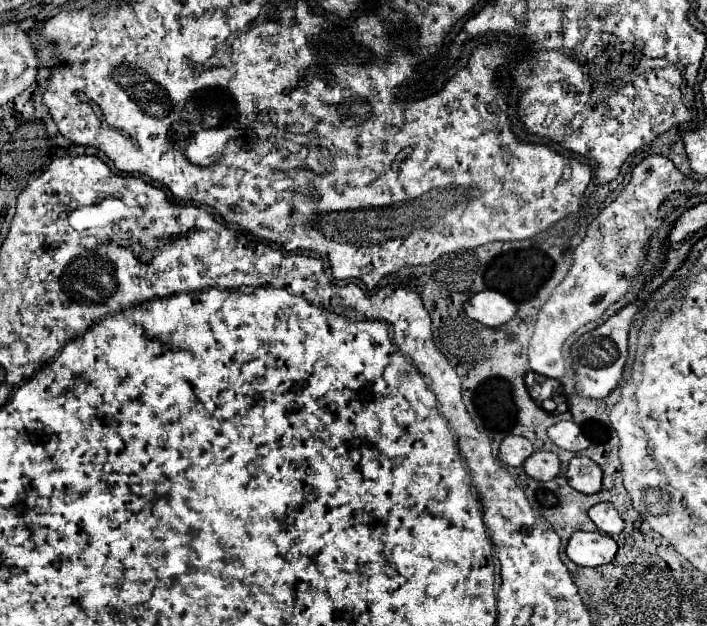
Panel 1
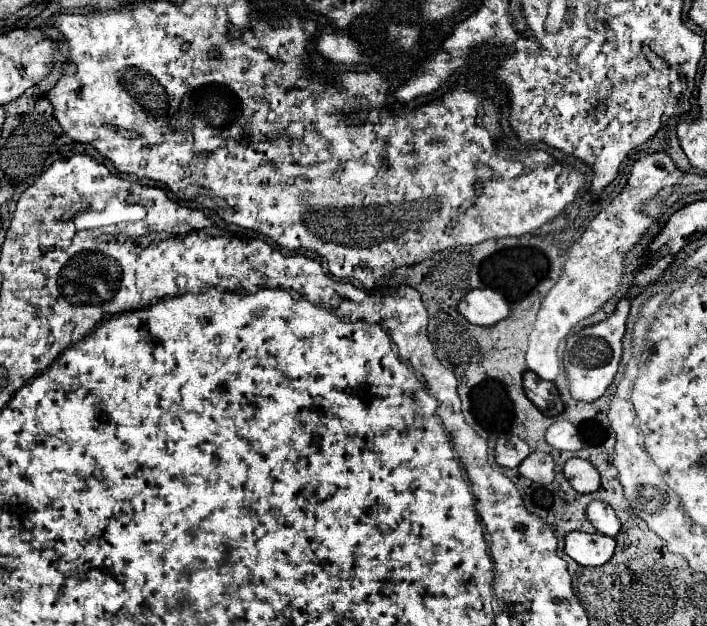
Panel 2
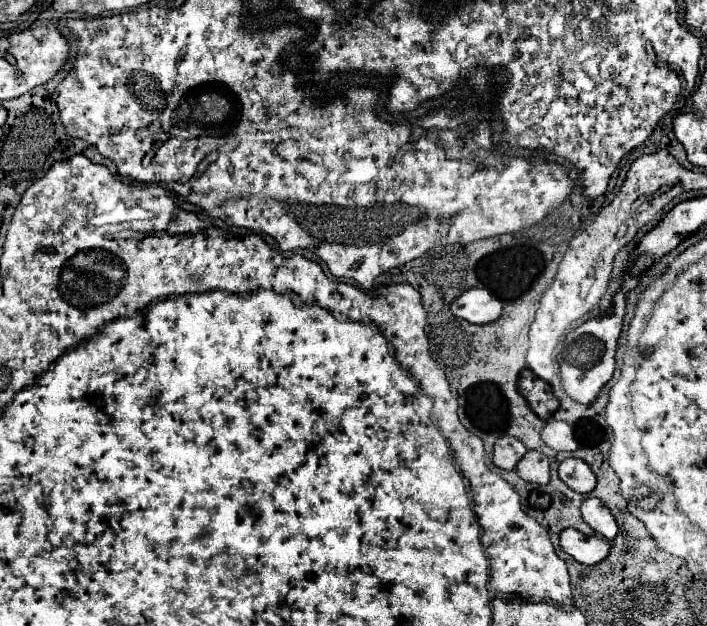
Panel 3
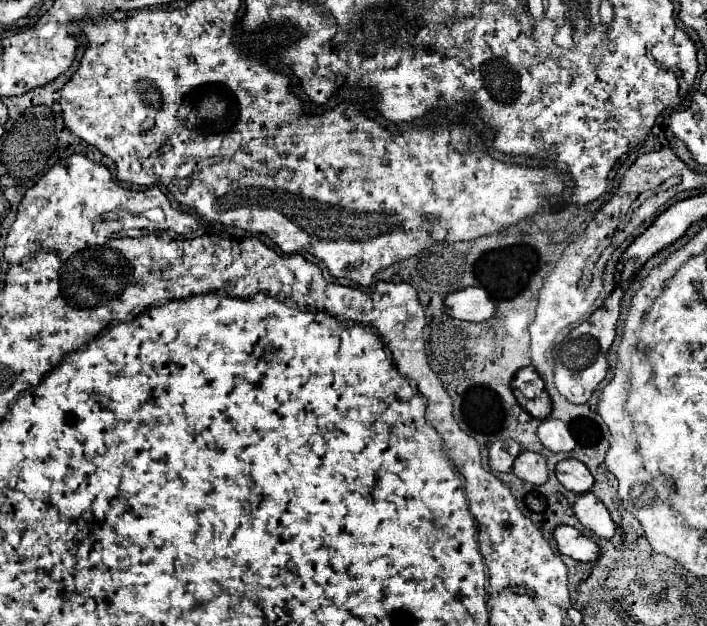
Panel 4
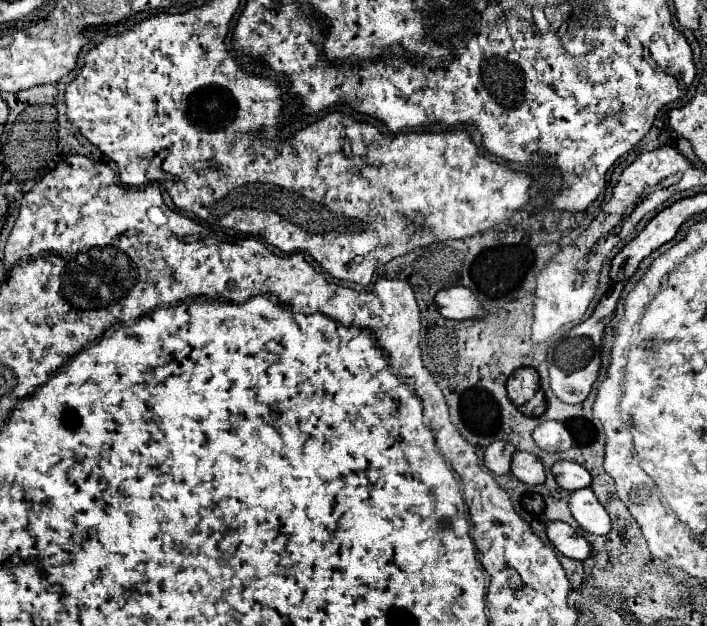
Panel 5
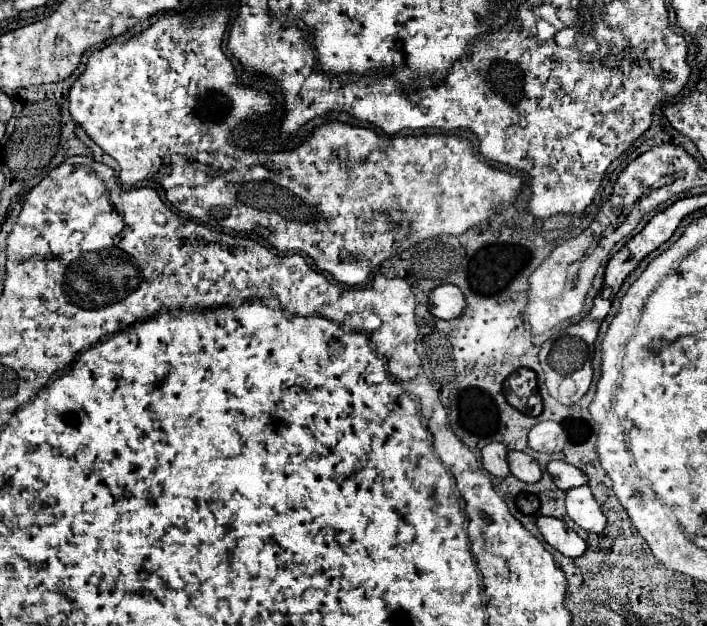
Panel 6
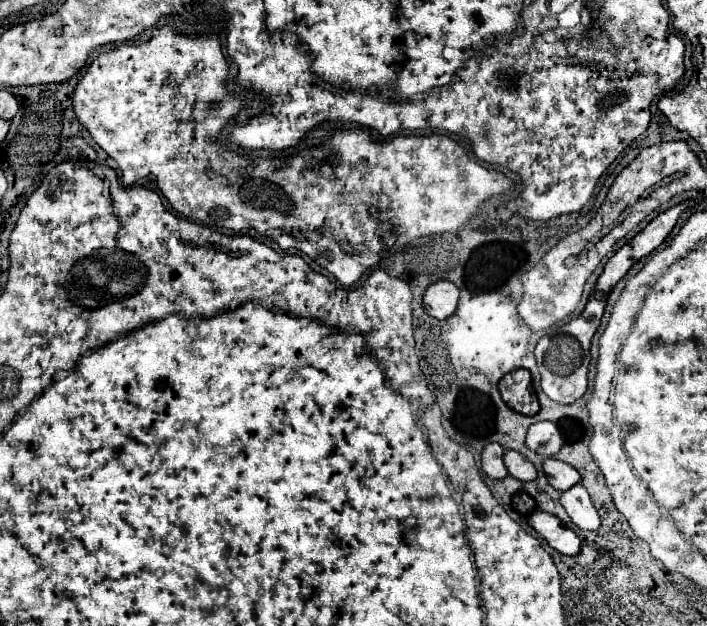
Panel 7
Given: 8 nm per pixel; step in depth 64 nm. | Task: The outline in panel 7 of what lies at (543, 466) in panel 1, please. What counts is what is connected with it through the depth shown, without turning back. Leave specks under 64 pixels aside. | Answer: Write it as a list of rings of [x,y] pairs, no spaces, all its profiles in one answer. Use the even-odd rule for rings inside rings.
[[[506,450],[504,452],[504,464],[506,464],[510,476],[514,476],[522,482],[530,482],[530,480],[538,478],[538,472],[536,472],[534,464],[524,454],[520,454],[516,450]]]

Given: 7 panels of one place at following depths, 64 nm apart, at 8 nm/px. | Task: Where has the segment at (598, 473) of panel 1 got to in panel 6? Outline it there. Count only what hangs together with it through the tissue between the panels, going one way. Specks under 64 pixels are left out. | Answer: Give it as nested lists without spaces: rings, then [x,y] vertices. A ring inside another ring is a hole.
[[[554,460],[554,462],[548,464],[548,472],[552,474],[556,486],[562,488],[562,490],[570,490],[570,488],[576,488],[576,486],[588,484],[588,476],[580,468],[572,466],[568,462]]]

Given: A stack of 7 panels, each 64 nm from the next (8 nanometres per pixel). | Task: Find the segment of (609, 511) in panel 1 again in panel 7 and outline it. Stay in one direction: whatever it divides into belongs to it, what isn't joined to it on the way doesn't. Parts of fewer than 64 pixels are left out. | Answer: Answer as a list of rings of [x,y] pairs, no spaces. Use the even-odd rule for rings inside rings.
[[[582,484],[572,486],[570,490],[562,492],[560,502],[566,510],[566,514],[570,516],[570,520],[584,530],[598,530],[600,528],[600,516],[590,500],[588,490]]]

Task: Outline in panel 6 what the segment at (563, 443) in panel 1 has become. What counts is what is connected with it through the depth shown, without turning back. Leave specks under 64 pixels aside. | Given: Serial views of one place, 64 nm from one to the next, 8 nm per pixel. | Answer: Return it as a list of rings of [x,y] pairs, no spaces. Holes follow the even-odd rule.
[[[540,422],[528,434],[528,444],[538,452],[560,452],[568,444],[568,434],[556,422]]]

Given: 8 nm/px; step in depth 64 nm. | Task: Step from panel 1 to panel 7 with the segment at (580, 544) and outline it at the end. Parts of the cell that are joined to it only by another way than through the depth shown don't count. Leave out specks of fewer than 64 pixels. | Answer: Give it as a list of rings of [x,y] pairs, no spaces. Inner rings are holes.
[[[536,510],[530,518],[528,518],[530,526],[560,554],[566,556],[576,556],[580,552],[580,544],[582,540],[566,526],[562,524],[560,518],[548,514],[548,512],[540,512]]]

